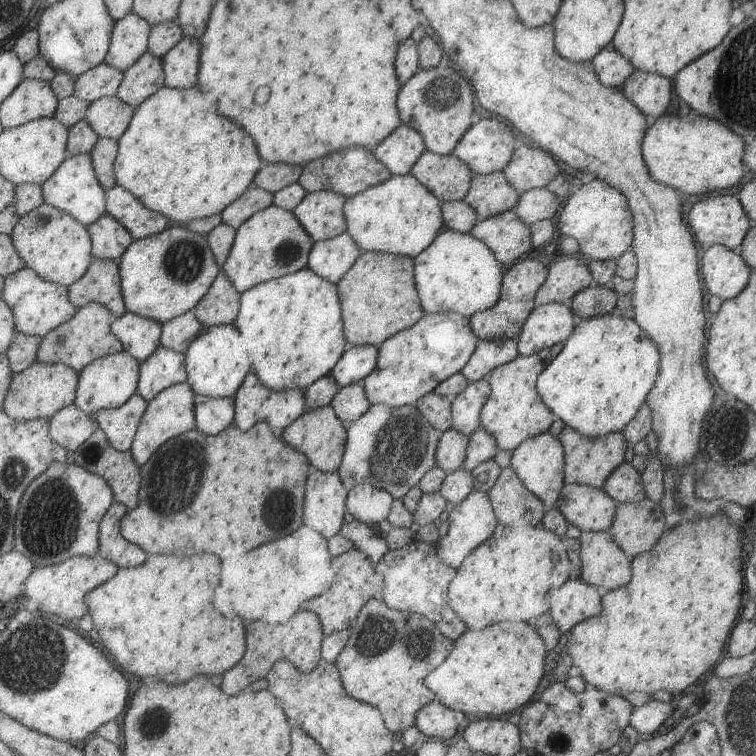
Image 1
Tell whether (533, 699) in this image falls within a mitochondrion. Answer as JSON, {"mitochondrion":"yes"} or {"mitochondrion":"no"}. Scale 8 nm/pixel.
{"mitochondrion":"no"}

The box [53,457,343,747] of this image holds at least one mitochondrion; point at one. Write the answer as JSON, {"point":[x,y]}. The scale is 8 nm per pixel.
{"point":[154,723]}

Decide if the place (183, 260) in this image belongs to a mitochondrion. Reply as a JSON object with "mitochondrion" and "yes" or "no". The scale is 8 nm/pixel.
{"mitochondrion":"yes"}

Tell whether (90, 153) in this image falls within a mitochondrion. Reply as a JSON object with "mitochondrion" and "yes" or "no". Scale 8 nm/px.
{"mitochondrion":"no"}

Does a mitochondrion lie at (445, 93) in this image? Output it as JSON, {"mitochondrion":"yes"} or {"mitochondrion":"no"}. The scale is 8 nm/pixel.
{"mitochondrion":"yes"}

